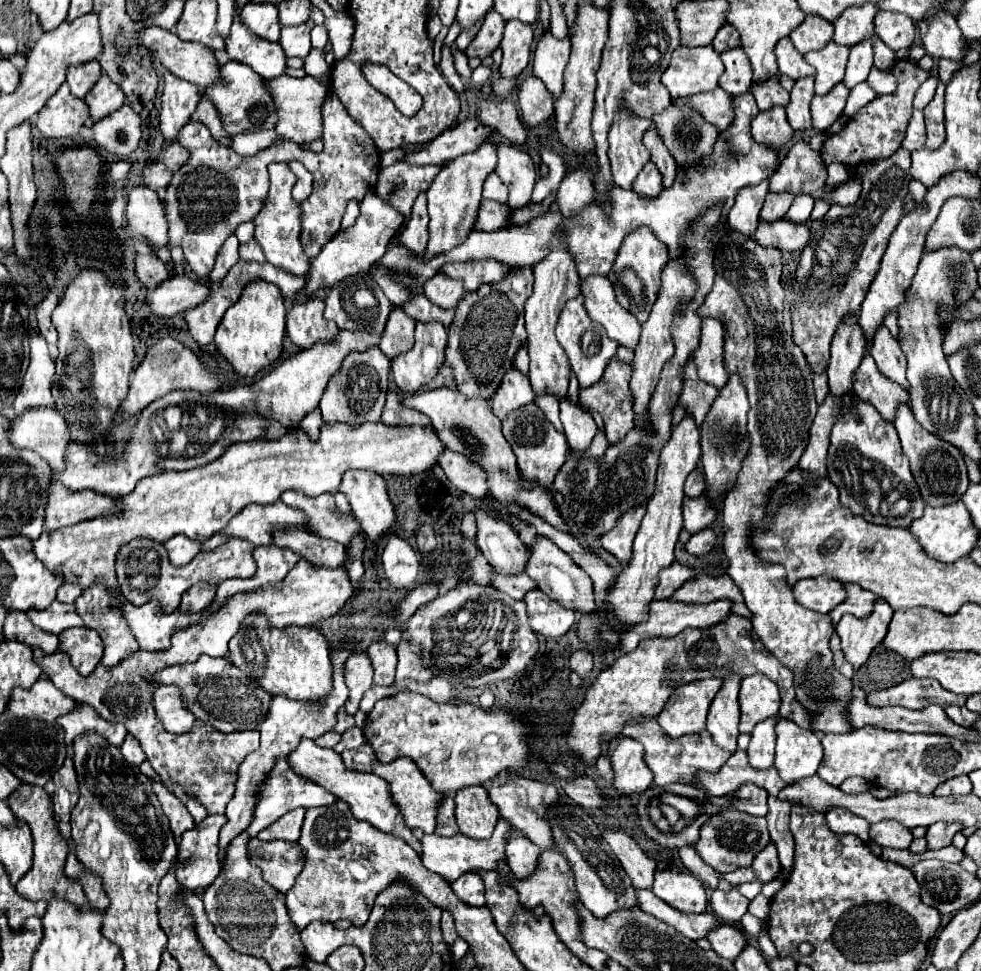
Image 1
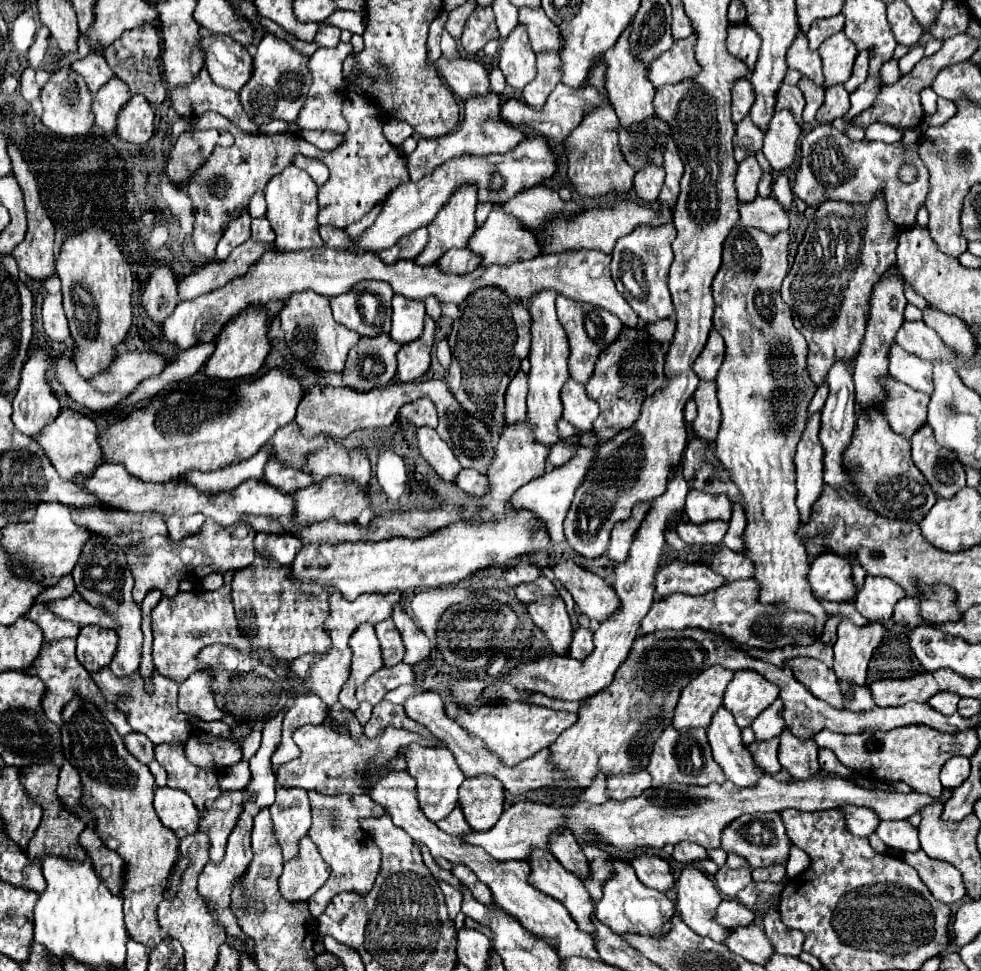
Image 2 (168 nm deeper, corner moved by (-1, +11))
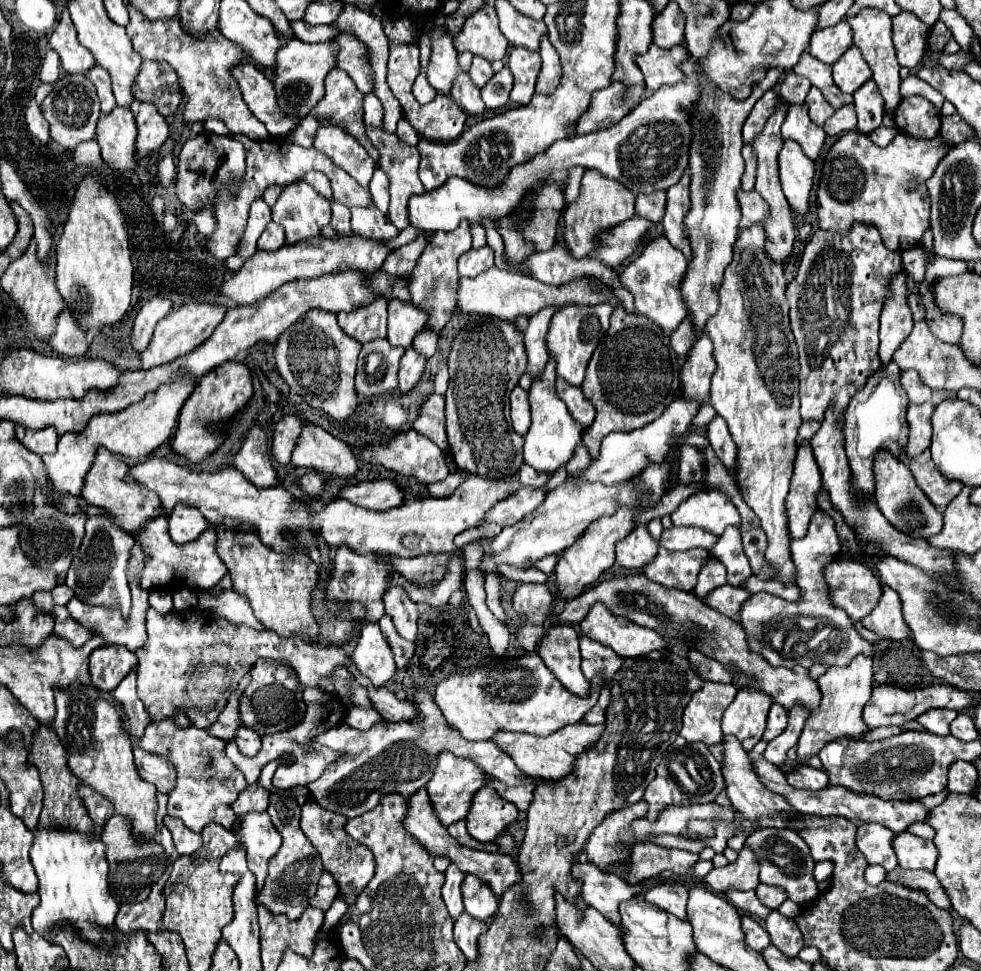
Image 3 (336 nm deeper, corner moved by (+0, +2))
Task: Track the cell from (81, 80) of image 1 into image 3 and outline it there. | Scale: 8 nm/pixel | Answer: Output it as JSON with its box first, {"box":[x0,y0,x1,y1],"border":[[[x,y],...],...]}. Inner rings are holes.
{"box":[85,65,117,113],"border":[[[95,65],[93,69],[89,69],[85,73],[85,77],[97,87],[97,95],[99,95],[99,101],[101,101],[101,111],[109,113],[117,105],[115,97],[113,97],[113,91],[111,91],[111,77],[109,77],[109,73],[103,67]]]}

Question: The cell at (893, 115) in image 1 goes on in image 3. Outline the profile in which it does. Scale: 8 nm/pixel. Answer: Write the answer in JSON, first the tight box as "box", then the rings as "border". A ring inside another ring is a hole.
{"box":[893,95,941,139],"border":[[[921,95],[903,97],[895,109],[893,121],[899,133],[907,133],[917,139],[933,139],[941,127],[939,111],[933,109],[933,105],[929,105],[929,101]]]}

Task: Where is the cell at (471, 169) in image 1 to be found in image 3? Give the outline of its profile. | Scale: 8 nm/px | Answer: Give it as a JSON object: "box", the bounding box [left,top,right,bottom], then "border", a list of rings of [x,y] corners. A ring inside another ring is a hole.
{"box":[409,221,471,331],"border":[[[463,221],[453,233],[433,233],[429,237],[427,247],[423,249],[413,273],[411,273],[411,283],[409,291],[413,297],[413,303],[423,307],[429,315],[429,325],[437,331],[441,331],[451,315],[455,313],[455,287],[457,287],[457,257],[465,251],[471,249],[471,233],[469,233],[469,223]]]}

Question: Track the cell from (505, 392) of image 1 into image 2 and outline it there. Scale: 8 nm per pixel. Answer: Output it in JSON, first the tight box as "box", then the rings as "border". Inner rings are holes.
{"box":[506,370,528,426],"border":[[[520,370],[506,392],[506,422],[512,426],[526,418],[526,392],[528,392],[528,376]]]}

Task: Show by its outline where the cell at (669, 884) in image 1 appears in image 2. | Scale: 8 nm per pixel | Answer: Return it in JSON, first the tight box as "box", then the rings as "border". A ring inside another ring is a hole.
{"box":[676,866,730,942],"border":[[[694,866],[682,870],[678,878],[676,908],[688,928],[692,928],[700,936],[724,942],[726,934],[730,934],[730,928],[718,928],[714,920],[714,910],[718,910],[720,902],[720,892],[704,872]]]}

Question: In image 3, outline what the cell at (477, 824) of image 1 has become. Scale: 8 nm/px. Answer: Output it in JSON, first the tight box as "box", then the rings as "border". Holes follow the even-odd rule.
{"box":[465,787,517,841],"border":[[[481,787],[471,801],[465,817],[467,831],[477,841],[493,841],[517,817],[517,807],[497,795],[493,787]]]}

